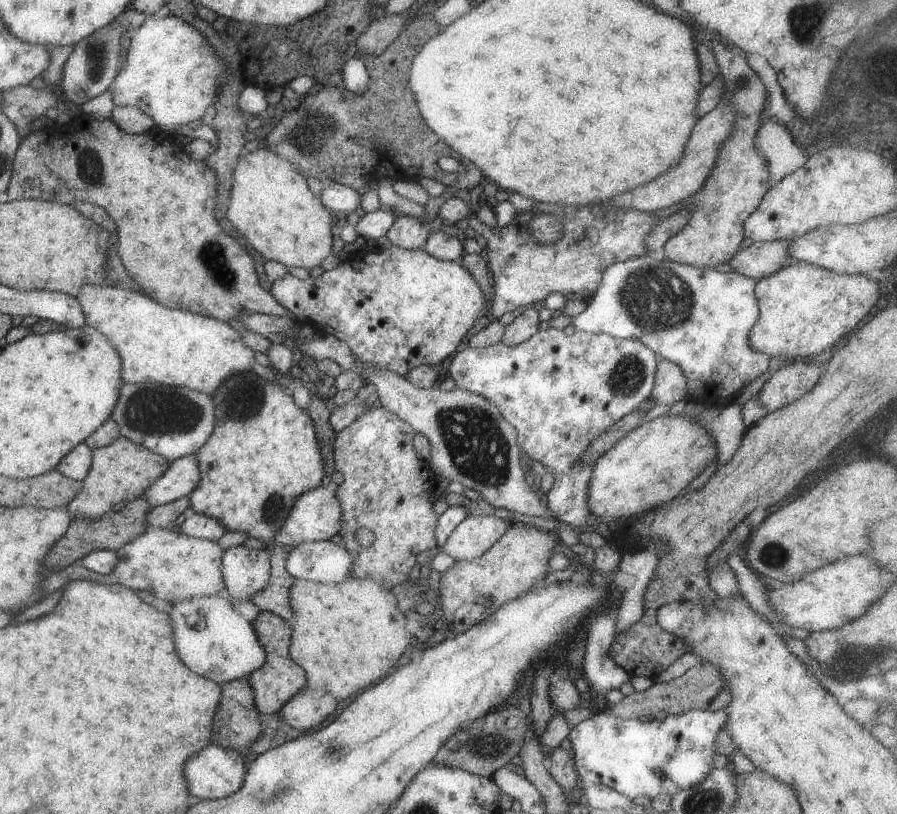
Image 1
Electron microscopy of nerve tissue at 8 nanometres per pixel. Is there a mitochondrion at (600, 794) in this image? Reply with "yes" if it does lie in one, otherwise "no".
no

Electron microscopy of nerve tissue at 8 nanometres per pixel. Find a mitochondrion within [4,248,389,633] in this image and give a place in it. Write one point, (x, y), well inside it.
(157, 410)

